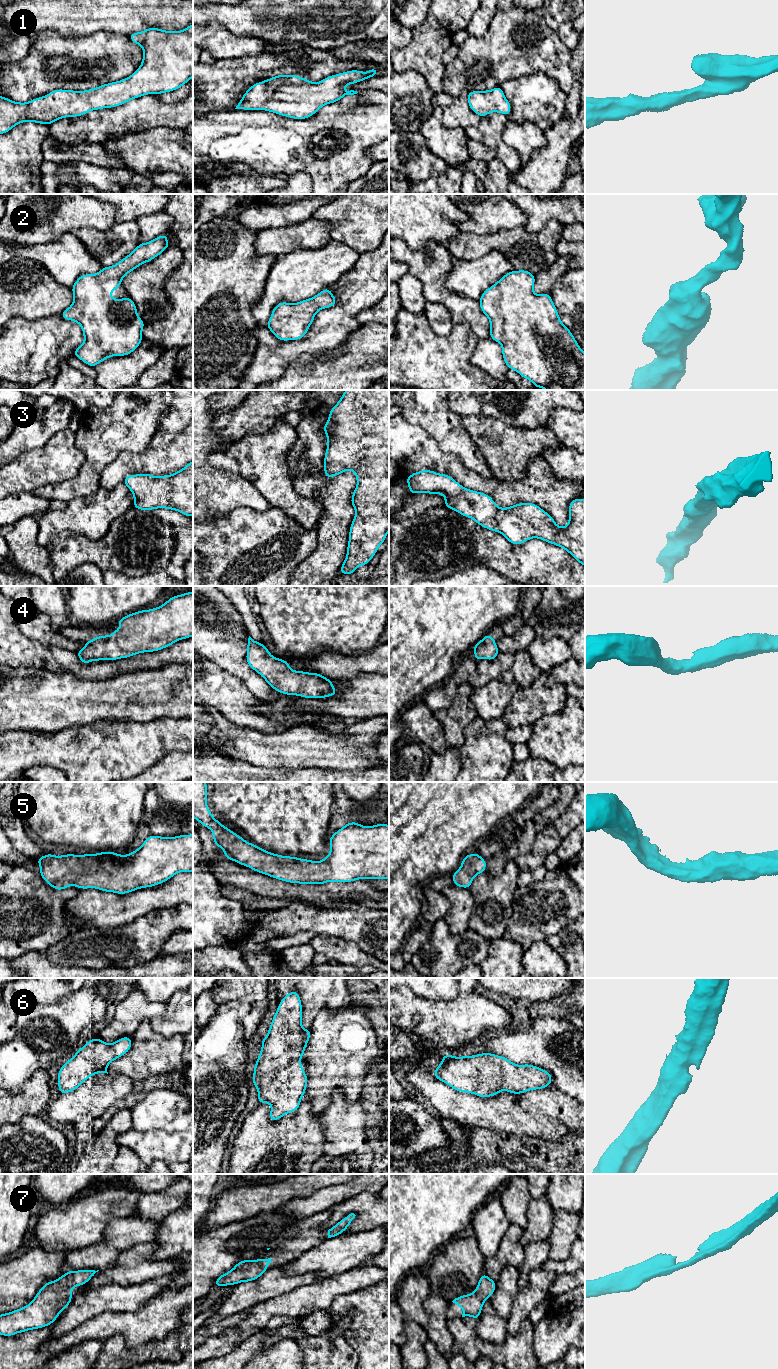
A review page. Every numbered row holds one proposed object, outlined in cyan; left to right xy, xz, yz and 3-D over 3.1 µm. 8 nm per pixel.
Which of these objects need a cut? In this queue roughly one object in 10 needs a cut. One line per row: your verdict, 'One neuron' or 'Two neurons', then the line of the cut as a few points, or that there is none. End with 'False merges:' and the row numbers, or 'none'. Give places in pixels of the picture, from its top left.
1: One neuron. No split
2: One neuron. No split
3: One neuron. No split
4: One neuron. No split
5: One neuron. No split
6: One neuron. No split
7: One neuron. No split
False merges: none

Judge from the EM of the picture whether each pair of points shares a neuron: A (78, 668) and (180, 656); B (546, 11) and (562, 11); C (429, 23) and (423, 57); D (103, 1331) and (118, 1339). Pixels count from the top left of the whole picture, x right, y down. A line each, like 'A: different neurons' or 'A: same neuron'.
A: same neuron
B: same neuron
C: same neuron
D: different neurons

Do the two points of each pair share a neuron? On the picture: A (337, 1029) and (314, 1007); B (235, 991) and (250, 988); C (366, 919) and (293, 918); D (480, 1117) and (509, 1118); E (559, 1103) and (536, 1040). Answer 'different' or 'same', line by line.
A: different
B: same
C: same
D: same
E: different

